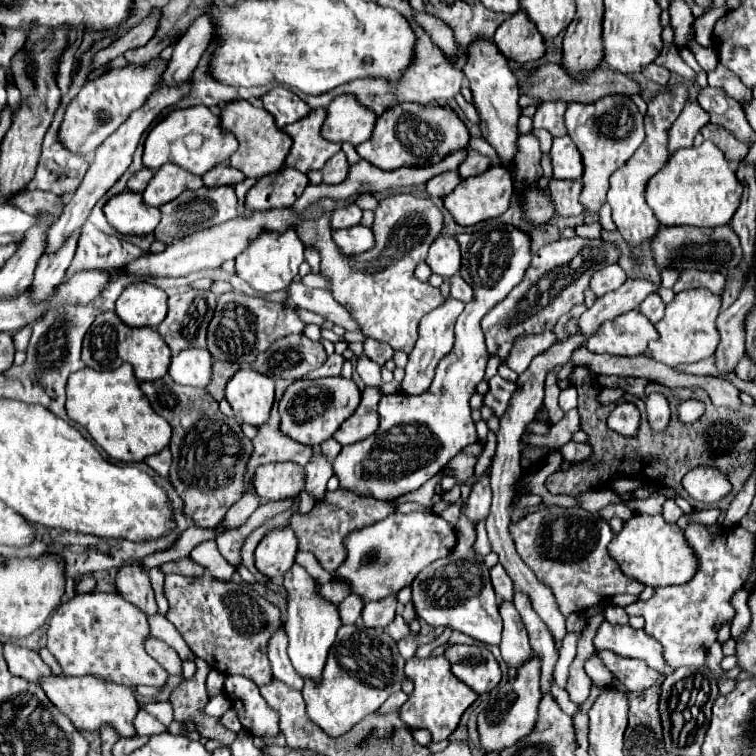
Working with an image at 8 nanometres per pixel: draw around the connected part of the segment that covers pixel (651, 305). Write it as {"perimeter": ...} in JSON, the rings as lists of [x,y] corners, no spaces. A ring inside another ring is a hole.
{"perimeter":[[[653,293],[653,295],[649,295],[643,303],[641,303],[641,307],[639,307],[639,311],[655,325],[661,317],[663,317],[663,311],[665,311],[665,303],[661,301],[661,297],[657,295],[657,293]]]}

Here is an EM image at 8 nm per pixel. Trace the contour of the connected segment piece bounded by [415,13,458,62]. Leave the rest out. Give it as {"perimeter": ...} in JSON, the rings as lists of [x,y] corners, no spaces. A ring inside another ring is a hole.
{"perimeter":[[[416,13],[415,21],[429,33],[438,47],[455,62],[458,45],[455,43],[452,29],[440,19],[425,13]]]}

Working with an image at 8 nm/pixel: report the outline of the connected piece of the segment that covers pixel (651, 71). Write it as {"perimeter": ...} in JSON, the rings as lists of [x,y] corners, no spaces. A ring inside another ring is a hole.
{"perimeter":[[[649,63],[649,65],[645,65],[643,69],[641,69],[641,73],[647,77],[647,79],[651,79],[651,81],[655,81],[655,83],[659,83],[659,85],[667,85],[669,83],[669,79],[671,79],[671,73],[665,69],[665,67],[659,67],[659,65],[655,65],[655,63]]]}

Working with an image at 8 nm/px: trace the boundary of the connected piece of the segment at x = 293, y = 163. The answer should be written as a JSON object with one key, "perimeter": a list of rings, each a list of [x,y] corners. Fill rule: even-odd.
{"perimeter":[[[313,109],[305,119],[285,125],[287,135],[293,139],[291,153],[287,157],[287,167],[299,169],[303,173],[311,169],[321,169],[327,159],[341,151],[341,143],[329,143],[321,137],[321,127],[325,121],[325,109]]]}

